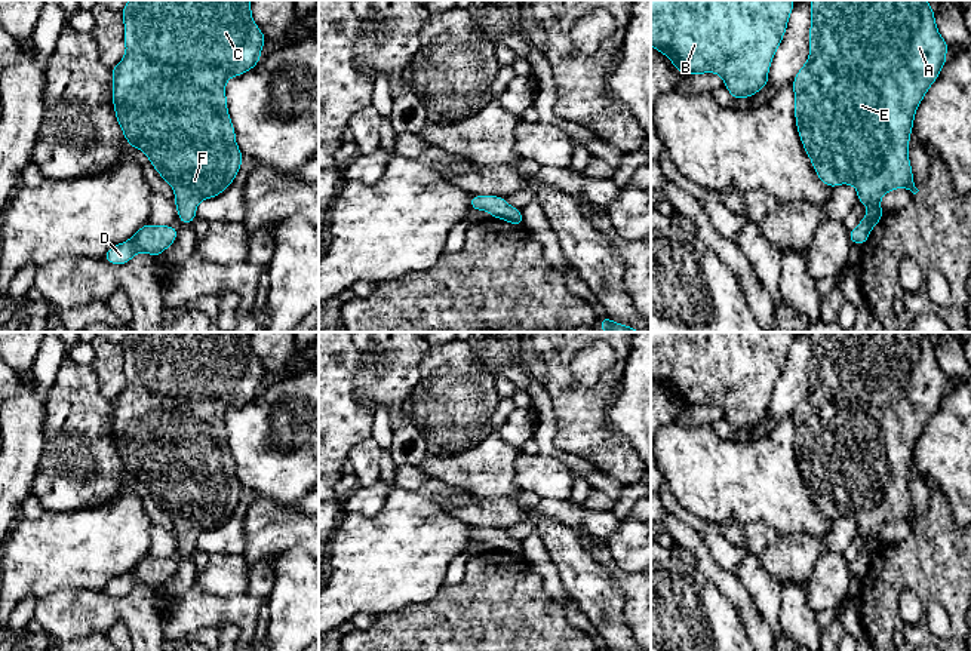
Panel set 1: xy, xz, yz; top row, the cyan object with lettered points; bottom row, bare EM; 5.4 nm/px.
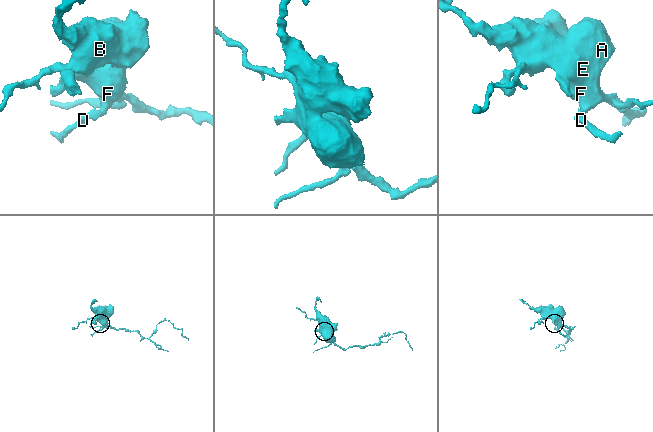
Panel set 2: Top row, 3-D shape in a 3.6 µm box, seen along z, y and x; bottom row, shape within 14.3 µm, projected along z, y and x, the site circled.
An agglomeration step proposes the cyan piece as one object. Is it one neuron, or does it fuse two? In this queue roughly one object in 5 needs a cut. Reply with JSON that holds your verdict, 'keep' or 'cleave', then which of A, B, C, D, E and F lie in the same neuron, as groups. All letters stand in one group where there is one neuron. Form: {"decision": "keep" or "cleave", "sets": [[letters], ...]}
{"decision": "keep", "sets": [["A", "B", "C", "D", "E", "F"]]}

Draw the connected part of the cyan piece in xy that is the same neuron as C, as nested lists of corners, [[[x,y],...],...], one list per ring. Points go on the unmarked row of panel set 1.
[[[129,332],[122,341],[126,386],[111,400],[113,437],[129,479],[139,480],[173,521],[179,553],[196,552],[197,537],[225,523],[243,486],[227,440],[227,412],[252,402],[267,369],[252,351],[251,332]]]

